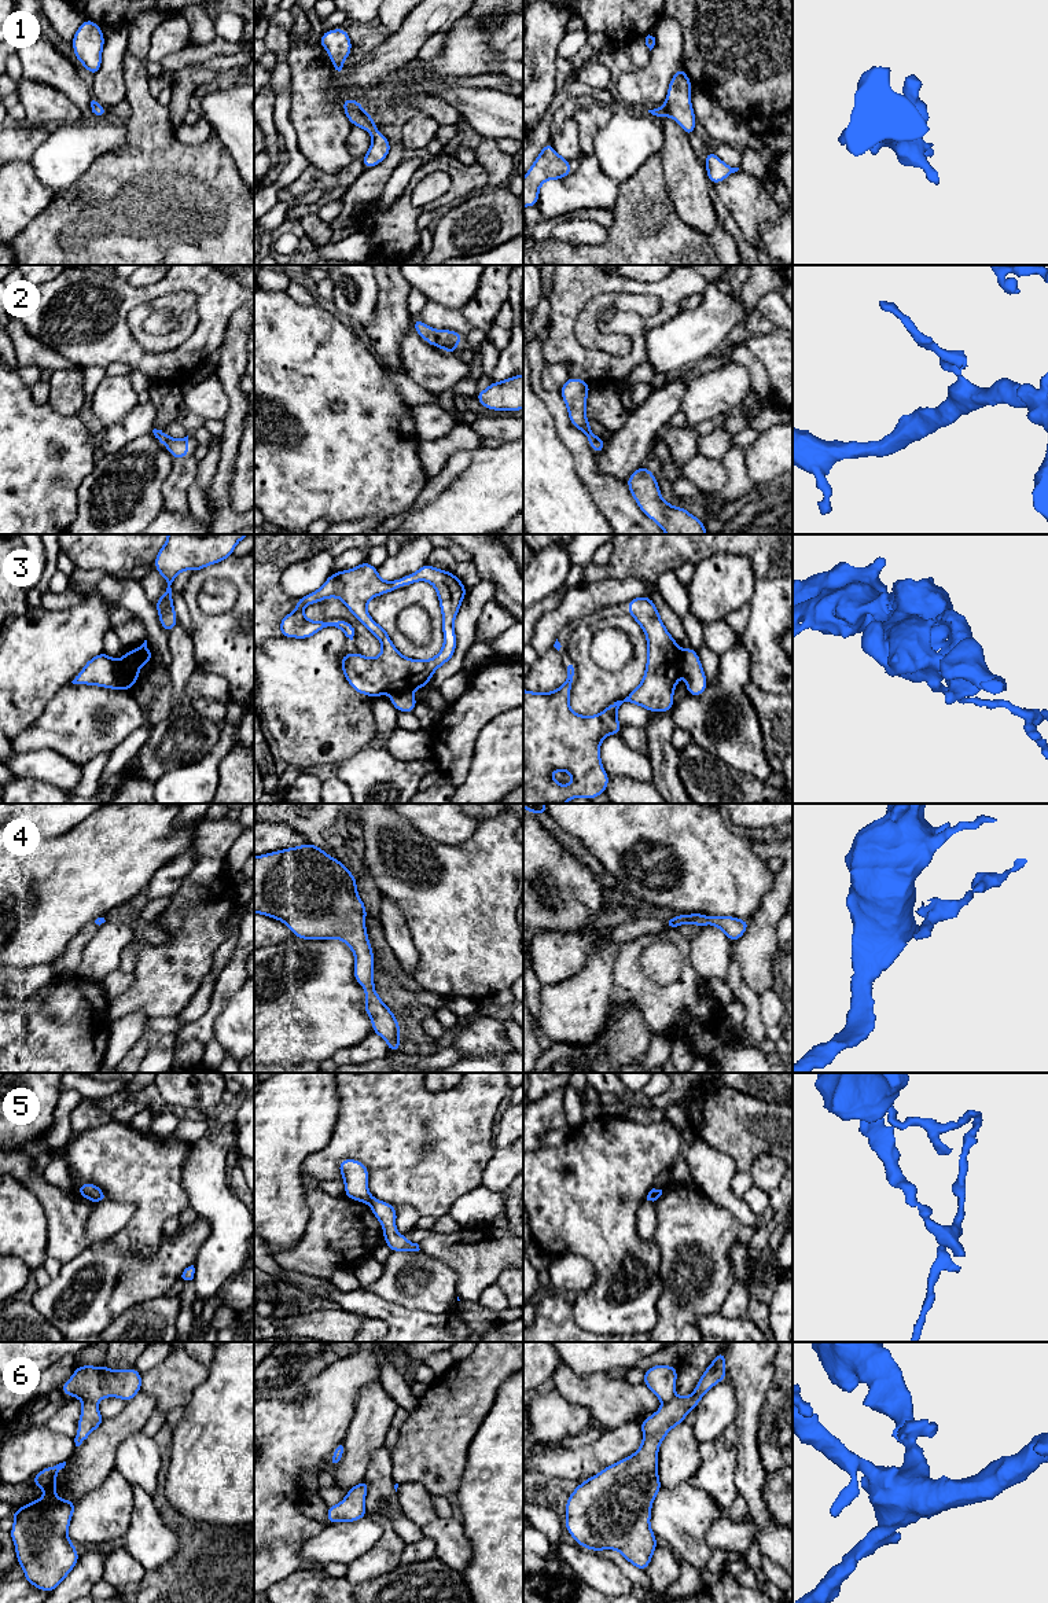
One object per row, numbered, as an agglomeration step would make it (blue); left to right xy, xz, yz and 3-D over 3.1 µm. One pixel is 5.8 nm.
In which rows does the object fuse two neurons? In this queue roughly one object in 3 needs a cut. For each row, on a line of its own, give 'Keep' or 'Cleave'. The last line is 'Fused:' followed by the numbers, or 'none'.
1: Keep
2: Keep
3: Cleave
4: Keep
5: Cleave
6: Cleave
Fused: 3, 5, 6

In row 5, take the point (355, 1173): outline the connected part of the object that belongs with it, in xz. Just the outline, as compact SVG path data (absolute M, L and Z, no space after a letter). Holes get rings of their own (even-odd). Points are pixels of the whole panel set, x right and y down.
M356 1159L339 1161L339 1172L345 1181L345 1195L350 1199L368 1203L371 1194L368 1191L368 1169Z

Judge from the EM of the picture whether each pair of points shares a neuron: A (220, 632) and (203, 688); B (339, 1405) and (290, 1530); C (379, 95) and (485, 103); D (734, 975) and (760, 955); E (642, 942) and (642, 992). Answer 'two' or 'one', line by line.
A: two
B: one
C: two
D: two
E: one

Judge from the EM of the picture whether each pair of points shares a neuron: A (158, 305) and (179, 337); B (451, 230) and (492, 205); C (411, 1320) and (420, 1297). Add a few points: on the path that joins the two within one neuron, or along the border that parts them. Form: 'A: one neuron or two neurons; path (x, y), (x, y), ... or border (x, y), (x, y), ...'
A: one neuron; path (169, 305), (181, 316), (181, 326)
B: one neuron; path (460, 230), (467, 230), (482, 214)
C: two neurons; border (385, 1300), (433, 1313), (448, 1312)

